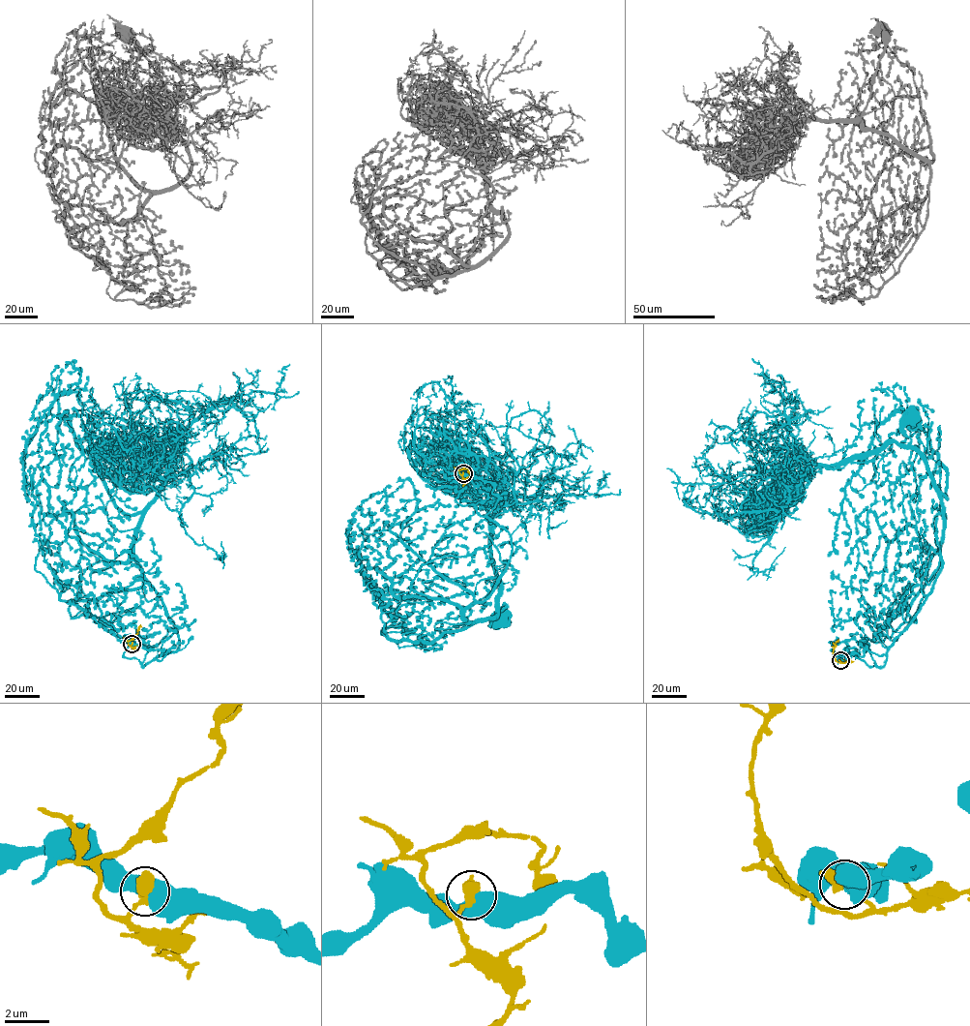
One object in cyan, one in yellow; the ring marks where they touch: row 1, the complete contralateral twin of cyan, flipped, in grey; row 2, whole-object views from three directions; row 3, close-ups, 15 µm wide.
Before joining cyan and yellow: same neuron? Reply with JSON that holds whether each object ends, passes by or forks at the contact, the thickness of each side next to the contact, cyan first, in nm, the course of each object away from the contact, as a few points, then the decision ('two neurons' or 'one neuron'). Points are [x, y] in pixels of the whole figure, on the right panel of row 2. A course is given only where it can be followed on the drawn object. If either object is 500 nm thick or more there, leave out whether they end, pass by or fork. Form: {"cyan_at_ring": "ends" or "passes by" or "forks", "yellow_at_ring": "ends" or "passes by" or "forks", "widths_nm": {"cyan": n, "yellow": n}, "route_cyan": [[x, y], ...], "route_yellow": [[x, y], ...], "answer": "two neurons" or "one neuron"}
{"widths_nm": {"cyan": 550, "yellow": 440}, "route_cyan": [[840, 660], [866, 649], [885, 653], [941, 566], [943, 500], [904, 434], [913, 413]], "route_yellow": [[840, 660], [840, 663], [834, 657], [833, 650], [839, 639]], "answer": "two neurons"}

